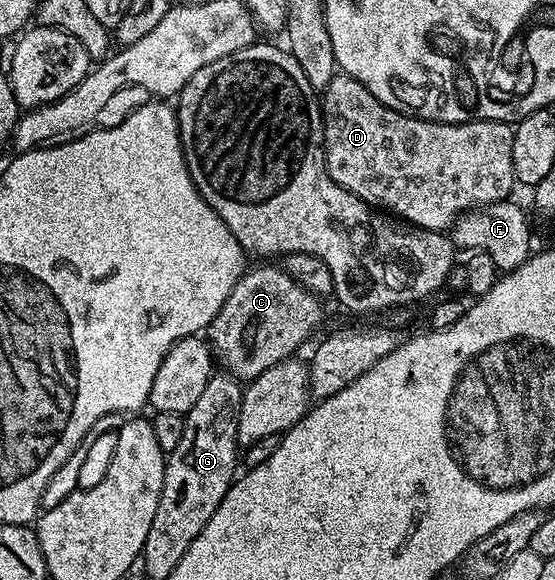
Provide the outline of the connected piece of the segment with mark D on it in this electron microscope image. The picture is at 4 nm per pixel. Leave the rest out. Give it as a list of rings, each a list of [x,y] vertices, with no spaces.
[[[336,73],[329,81],[327,88],[321,92],[321,106],[323,109],[323,156],[329,177],[333,177],[337,185],[349,189],[349,193],[353,193],[373,209],[390,213],[415,227],[446,232],[464,211],[470,211],[472,207],[483,207],[486,203],[499,203],[512,194],[511,190],[516,190],[517,184],[513,173],[513,127],[510,122],[497,119],[473,119],[470,123],[434,123],[412,115],[402,115],[397,113],[397,109],[389,109],[389,105],[381,105],[381,101],[377,101],[377,97],[373,97],[373,93],[369,93],[369,89],[361,85],[361,81],[342,73]]]

